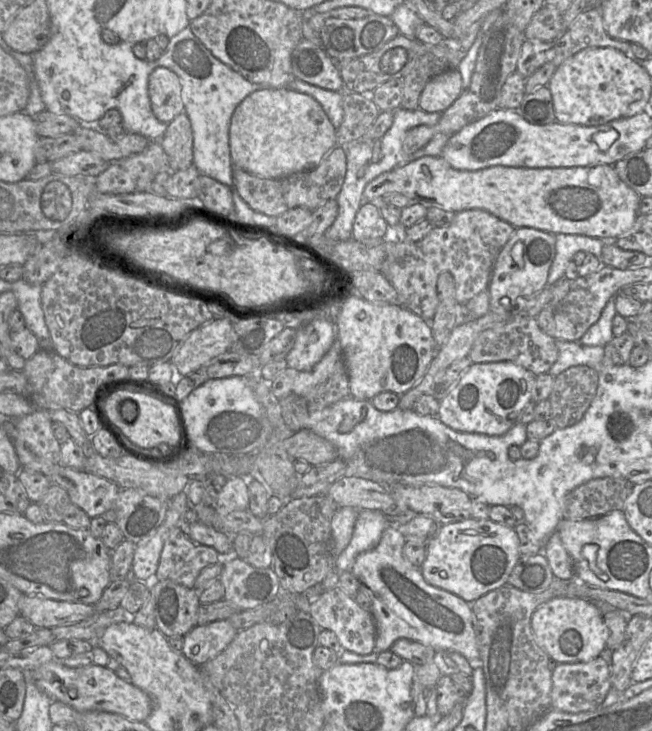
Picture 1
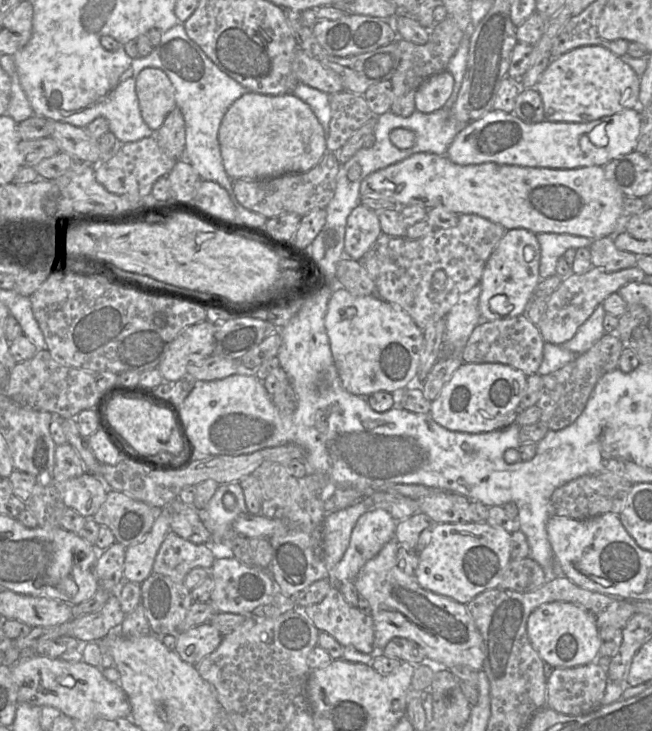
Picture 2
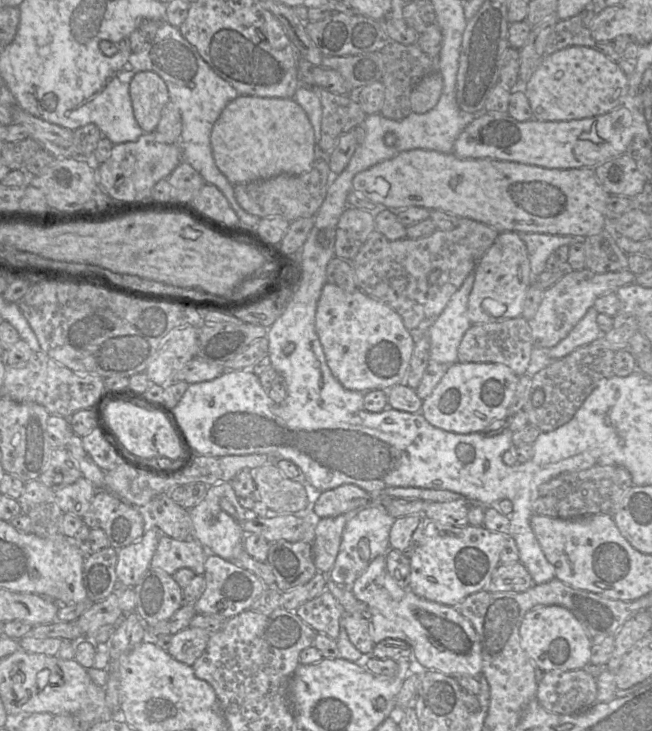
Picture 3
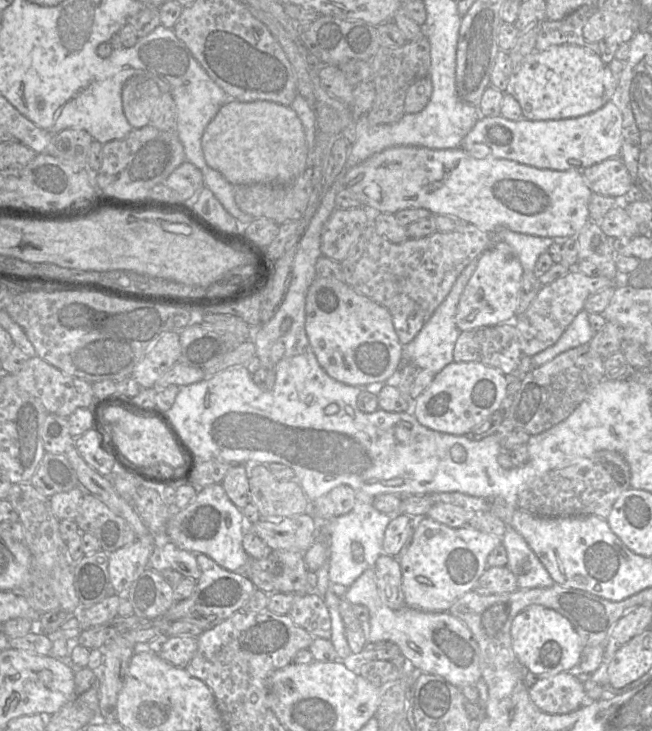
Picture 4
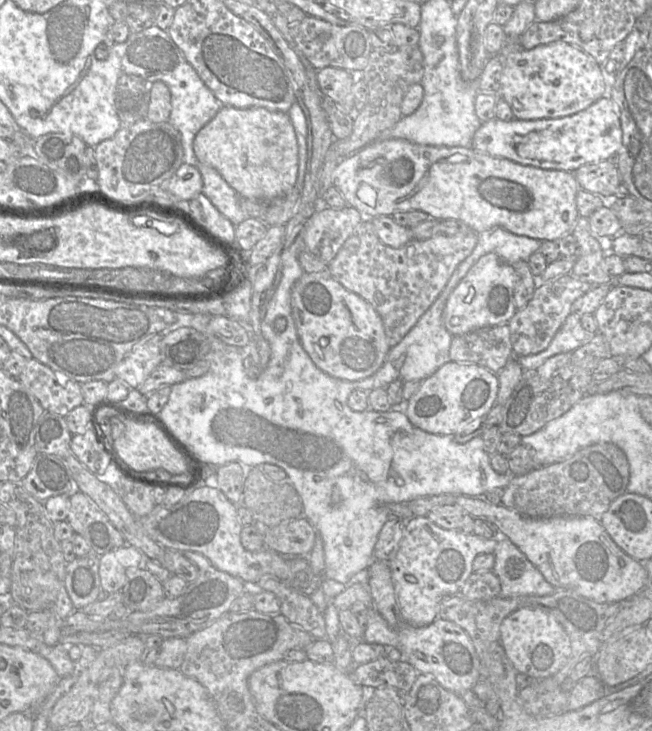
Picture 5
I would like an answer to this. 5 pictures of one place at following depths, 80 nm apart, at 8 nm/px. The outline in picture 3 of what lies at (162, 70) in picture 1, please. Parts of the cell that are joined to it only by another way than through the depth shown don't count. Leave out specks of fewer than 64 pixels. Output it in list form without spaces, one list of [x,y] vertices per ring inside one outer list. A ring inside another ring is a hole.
[[[141,71],[131,79],[129,94],[137,123],[144,133],[153,133],[162,109],[170,101],[166,83],[153,71]]]

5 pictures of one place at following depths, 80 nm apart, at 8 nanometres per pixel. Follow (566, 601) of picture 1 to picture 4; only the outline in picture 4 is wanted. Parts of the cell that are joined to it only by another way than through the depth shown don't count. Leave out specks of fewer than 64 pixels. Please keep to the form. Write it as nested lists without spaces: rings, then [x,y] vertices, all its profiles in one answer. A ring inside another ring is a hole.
[[[530,605],[512,621],[512,649],[519,662],[538,677],[577,669],[582,653],[581,641],[570,621],[557,611],[541,605]]]

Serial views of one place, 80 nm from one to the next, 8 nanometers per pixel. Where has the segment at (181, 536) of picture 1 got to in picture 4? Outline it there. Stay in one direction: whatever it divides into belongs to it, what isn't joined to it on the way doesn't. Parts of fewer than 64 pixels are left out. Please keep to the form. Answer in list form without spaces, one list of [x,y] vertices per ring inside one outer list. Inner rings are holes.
[[[154,535],[154,551],[149,560],[149,568],[157,572],[172,569],[184,577],[198,580],[201,570],[196,554],[179,548],[168,539],[162,539],[162,536]]]

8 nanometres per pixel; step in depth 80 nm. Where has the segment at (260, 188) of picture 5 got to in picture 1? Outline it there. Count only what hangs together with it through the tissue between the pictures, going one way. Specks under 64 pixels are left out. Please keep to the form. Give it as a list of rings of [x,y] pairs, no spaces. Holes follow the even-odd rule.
[[[264,88],[252,92],[236,107],[229,145],[234,167],[262,178],[284,178],[318,166],[337,146],[336,129],[312,96],[290,88]]]

